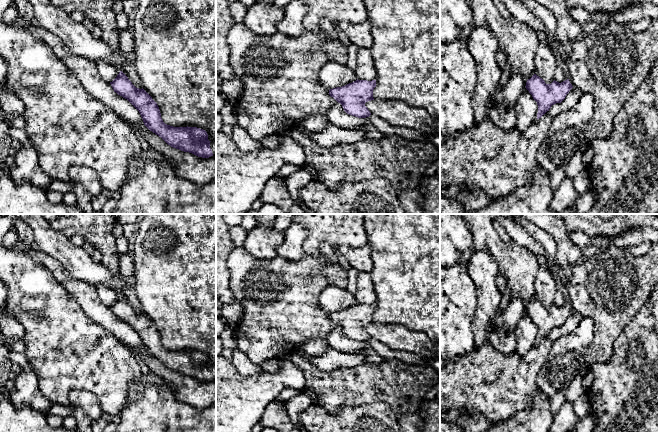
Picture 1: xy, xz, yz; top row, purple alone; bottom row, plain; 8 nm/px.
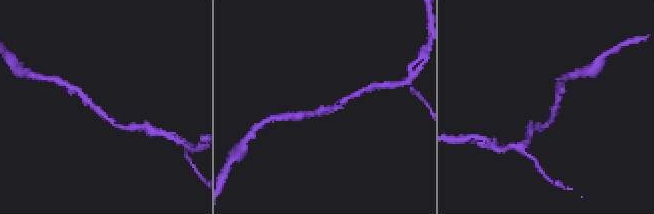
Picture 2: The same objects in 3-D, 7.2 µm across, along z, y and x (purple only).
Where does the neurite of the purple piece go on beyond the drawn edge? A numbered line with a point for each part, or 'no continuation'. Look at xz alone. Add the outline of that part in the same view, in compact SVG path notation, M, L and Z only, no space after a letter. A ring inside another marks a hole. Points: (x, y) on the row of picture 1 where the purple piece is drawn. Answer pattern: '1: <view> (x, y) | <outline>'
no continuation

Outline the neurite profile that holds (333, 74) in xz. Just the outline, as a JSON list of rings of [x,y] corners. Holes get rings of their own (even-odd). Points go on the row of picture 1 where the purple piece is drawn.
[[[329,60],[319,73],[319,83],[326,89],[342,87],[357,80],[356,73],[345,64]]]

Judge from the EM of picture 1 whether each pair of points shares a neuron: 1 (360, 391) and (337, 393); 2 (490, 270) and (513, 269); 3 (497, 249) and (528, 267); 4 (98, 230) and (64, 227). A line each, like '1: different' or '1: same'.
1: same
2: different
3: same
4: same

